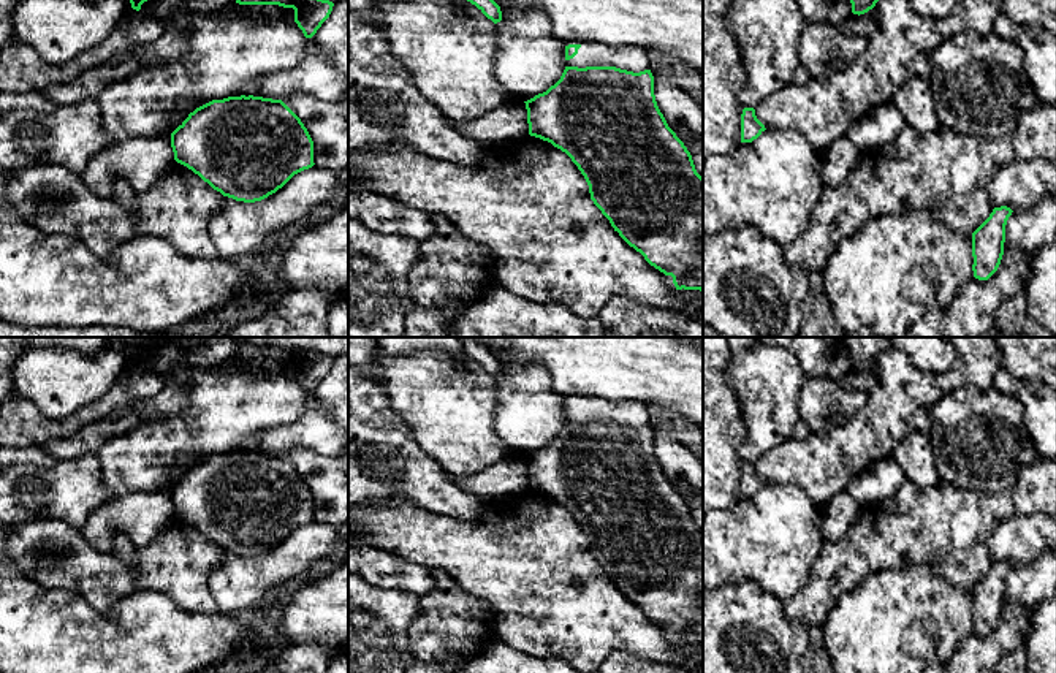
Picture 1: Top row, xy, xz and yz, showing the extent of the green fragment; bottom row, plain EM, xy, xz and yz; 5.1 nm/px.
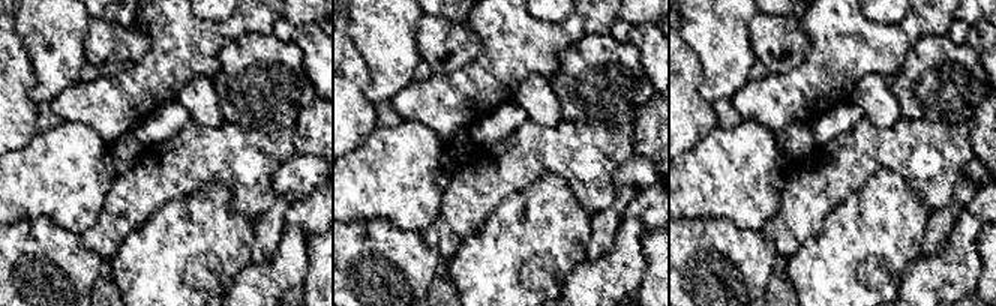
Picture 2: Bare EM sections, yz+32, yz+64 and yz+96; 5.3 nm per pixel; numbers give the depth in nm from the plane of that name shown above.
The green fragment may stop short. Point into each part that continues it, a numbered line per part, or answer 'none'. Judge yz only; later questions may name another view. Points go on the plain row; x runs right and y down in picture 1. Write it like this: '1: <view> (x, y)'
none

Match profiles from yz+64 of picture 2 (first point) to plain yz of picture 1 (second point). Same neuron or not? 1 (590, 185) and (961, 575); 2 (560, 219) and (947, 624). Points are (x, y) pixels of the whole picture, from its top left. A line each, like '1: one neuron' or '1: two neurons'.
1: one neuron
2: one neuron

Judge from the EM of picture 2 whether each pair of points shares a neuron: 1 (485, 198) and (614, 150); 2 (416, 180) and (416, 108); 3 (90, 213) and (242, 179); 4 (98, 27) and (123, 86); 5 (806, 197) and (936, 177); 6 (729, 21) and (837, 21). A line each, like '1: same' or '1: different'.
1: same
2: different
3: different
4: different
5: same
6: different

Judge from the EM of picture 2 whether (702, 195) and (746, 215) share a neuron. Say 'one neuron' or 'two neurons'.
one neuron

